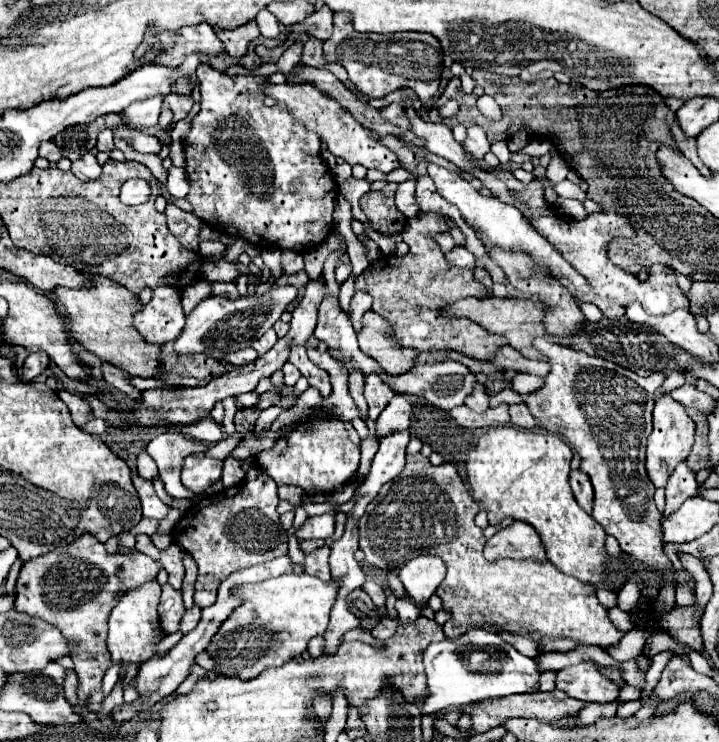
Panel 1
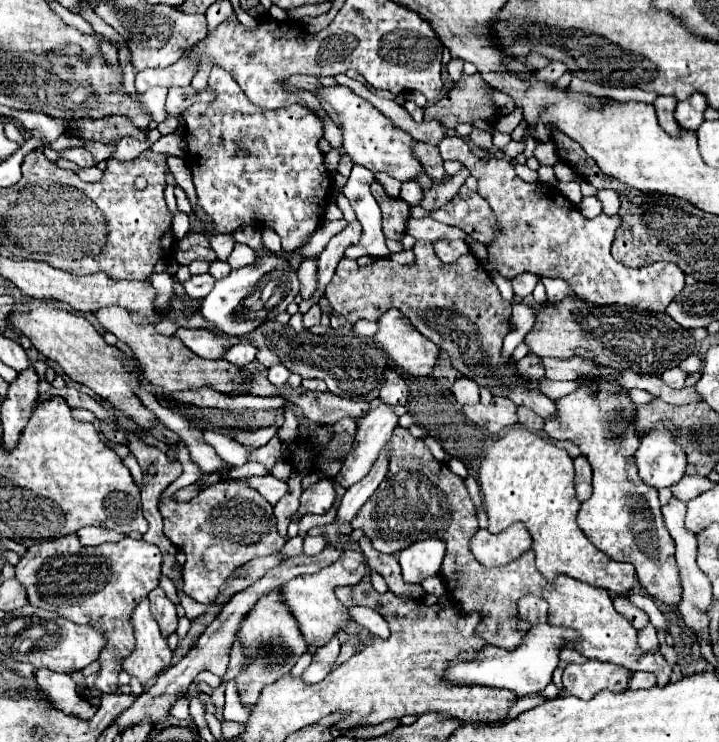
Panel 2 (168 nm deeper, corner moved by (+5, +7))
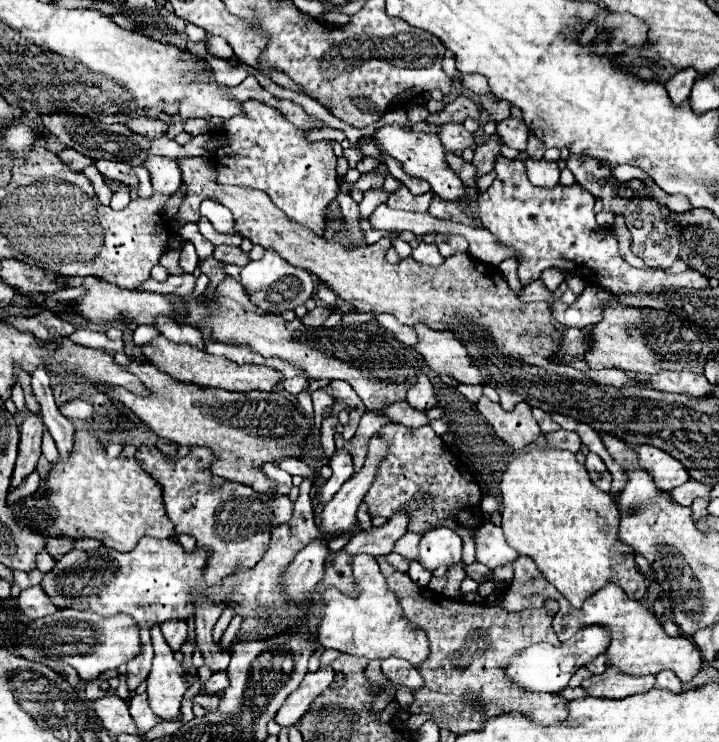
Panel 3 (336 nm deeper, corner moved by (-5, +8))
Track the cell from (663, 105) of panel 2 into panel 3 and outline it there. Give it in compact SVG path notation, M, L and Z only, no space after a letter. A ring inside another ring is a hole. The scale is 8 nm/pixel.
M686 68L686 72L680 72L678 76L674 76L666 82L668 96L676 106L680 106L682 102L686 102L690 98L690 90L692 90L696 78L698 78L698 72L694 72L692 68Z

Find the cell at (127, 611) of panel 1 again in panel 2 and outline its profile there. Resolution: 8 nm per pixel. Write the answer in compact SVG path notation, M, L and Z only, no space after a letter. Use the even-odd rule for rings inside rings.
M144 599L132 613L132 627L136 637L136 649L122 661L122 669L136 677L142 685L152 677L160 675L168 661L172 659L172 651L166 645L166 637L160 633L156 619L150 613L150 601Z

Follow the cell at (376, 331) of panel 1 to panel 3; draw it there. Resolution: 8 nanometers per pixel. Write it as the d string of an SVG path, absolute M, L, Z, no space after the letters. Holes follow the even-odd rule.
M422 324L414 326L418 342L412 346L436 374L450 374L462 384L482 384L482 376L470 364L466 348L454 338L452 332L436 332Z

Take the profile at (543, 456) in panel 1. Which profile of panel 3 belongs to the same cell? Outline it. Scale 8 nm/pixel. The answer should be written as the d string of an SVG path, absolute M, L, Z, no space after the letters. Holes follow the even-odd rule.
M532 444L530 450L518 454L502 472L500 480L502 496L502 530L506 542L518 552L530 556L544 578L558 588L558 592L574 606L580 608L586 596L598 592L608 582L618 584L632 600L642 600L646 594L646 578L634 564L634 552L614 540L614 528L618 528L618 510L610 494L598 490L586 472L586 468L568 450L540 448Z

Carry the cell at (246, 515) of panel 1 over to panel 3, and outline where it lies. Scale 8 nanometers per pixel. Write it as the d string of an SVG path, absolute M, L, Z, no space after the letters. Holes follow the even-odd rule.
M140 446L134 458L140 460L142 468L146 468L146 472L162 486L166 516L174 524L176 534L194 536L196 548L208 552L202 570L206 586L218 586L224 578L254 568L268 548L272 530L292 516L292 502L286 496L260 494L244 484L228 484L214 490L210 466L216 457L209 448L191 447L184 458L172 462L162 456L156 446Z

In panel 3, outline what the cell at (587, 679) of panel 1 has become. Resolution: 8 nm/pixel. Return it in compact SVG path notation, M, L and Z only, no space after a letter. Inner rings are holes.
M608 666L602 674L592 674L590 678L582 680L582 688L590 696L604 696L604 698L626 698L630 694L648 692L654 686L654 676L630 676L614 666Z

